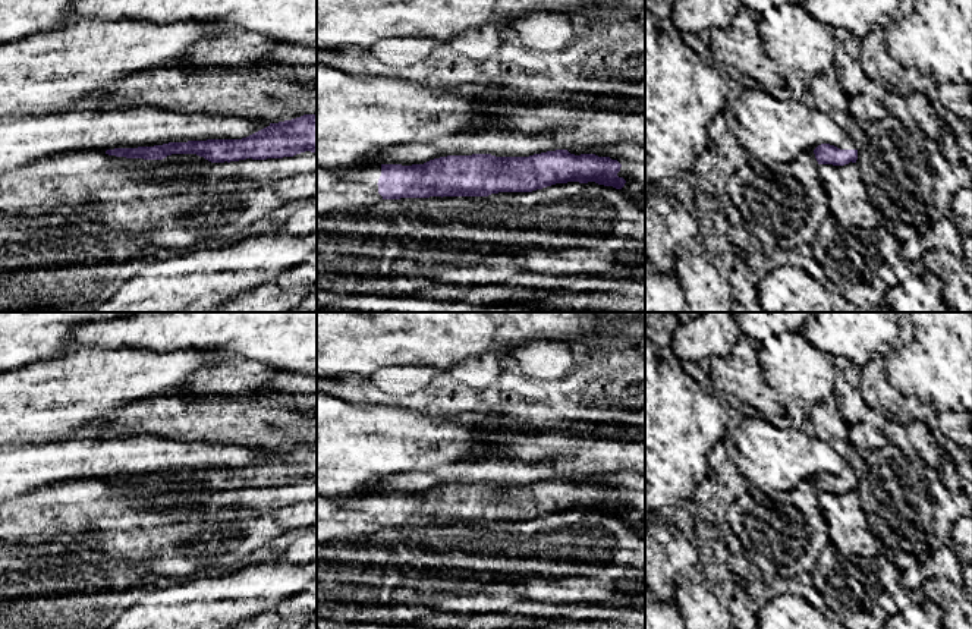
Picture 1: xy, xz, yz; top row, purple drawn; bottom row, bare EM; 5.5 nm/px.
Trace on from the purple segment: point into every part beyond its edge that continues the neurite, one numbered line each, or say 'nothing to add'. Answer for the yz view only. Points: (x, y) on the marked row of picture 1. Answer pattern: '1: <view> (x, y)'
nothing to add

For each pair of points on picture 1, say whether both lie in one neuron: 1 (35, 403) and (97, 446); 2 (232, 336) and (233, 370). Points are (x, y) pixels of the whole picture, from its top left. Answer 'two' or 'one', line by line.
1: two
2: two

